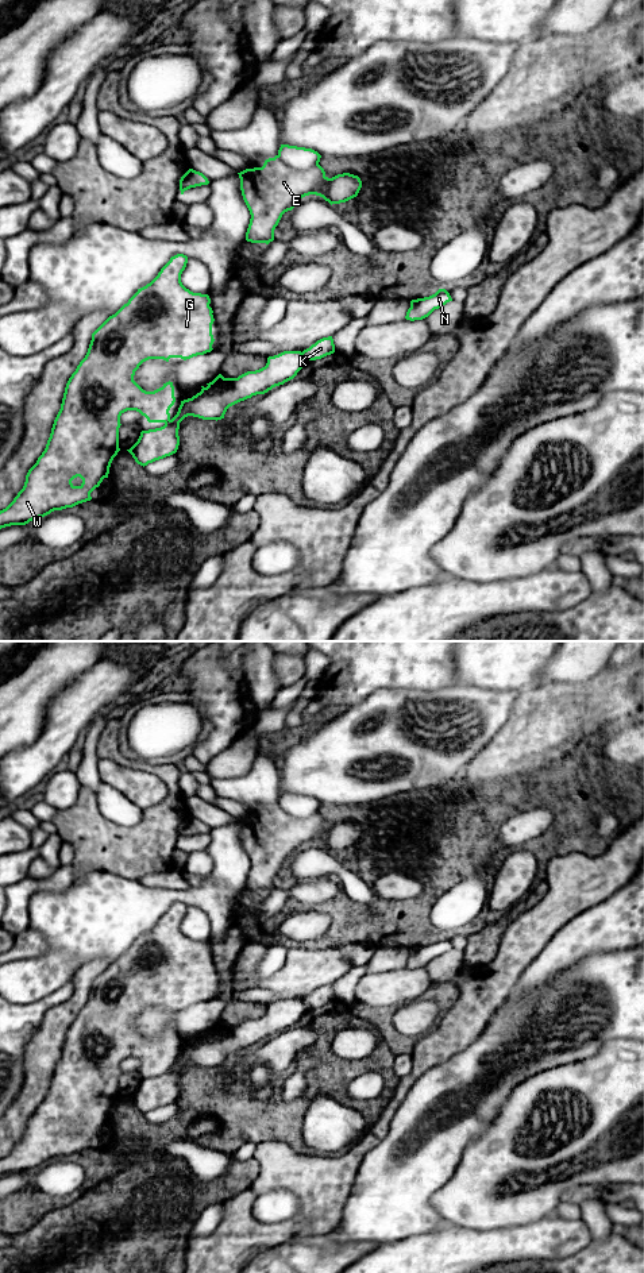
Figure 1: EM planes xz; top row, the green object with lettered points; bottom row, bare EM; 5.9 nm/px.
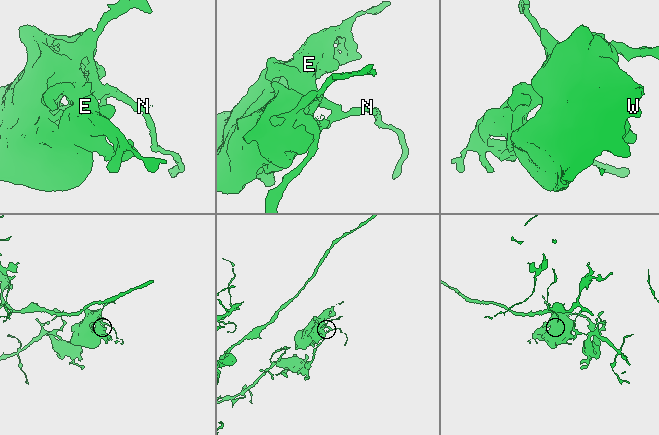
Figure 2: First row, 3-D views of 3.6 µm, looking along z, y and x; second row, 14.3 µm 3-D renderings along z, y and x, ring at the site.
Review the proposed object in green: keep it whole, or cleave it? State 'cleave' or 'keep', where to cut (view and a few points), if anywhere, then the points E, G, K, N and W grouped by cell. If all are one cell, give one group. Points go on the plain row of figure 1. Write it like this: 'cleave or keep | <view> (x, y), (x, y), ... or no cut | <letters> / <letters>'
cleave | xz (277, 803), (290, 816), (300, 818), (317, 813) | E G W / K N

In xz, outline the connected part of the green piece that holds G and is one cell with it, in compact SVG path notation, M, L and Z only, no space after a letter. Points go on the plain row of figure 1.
M177 902L161 917L158 923L124 952L115 963L109 964L93 981L85 1006L80 1010L76 1019L69 1026L61 1057L54 1068L46 1096L38 1106L36 1111L28 1118L23 1137L14 1149L0 1158L0 1177L11 1173L26 1173L32 1168L45 1165L54 1158L73 1156L78 1152L90 1149L90 1141L100 1134L104 1126L108 1126L109 1115L119 1096L120 1064L127 1058L136 1058L147 1066L149 1071L163 1071L165 1073L155 1077L142 1079L138 1089L127 1098L135 1110L147 1114L155 1108L163 1107L177 1100L180 1093L180 1071L188 1065L203 1068L221 1068L227 1057L240 1049L257 1042L265 1042L275 1034L284 1033L293 1027L297 1021L306 1012L301 999L284 999L278 1003L269 1004L265 1015L247 1019L238 1026L224 1026L219 1022L208 1034L201 1034L201 1039L192 1046L181 1049L177 1062L170 1065L170 1056L176 1050L173 1030L163 1031L154 1039L143 1038L135 1029L134 1023L139 1014L149 1007L181 1006L184 1008L197 1003L211 1000L215 990L212 983L213 958L209 954L208 942L193 941L181 930L181 922L188 911L188 904Z

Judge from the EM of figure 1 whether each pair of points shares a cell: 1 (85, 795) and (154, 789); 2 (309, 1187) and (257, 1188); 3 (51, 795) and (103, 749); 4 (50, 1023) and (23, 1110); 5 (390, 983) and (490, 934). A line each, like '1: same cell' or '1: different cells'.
1: different cells
2: same cell
3: different cells
4: same cell
5: different cells

